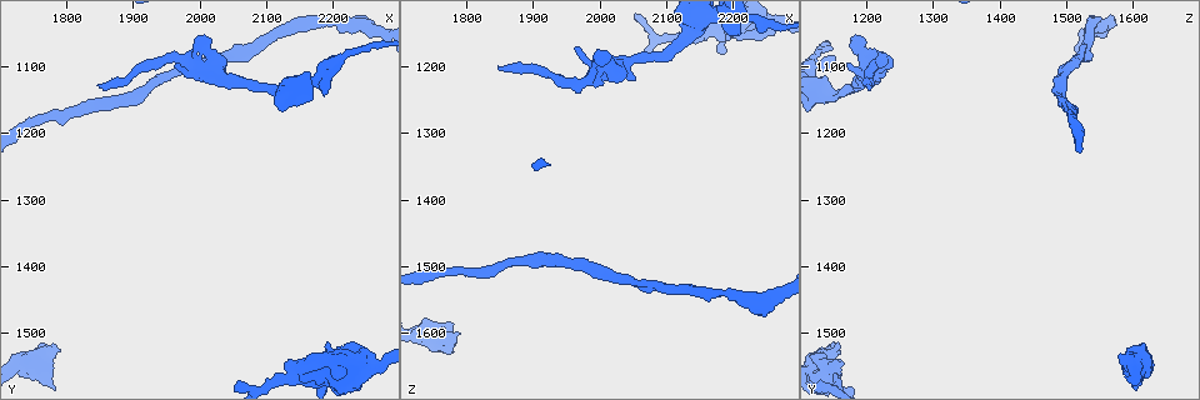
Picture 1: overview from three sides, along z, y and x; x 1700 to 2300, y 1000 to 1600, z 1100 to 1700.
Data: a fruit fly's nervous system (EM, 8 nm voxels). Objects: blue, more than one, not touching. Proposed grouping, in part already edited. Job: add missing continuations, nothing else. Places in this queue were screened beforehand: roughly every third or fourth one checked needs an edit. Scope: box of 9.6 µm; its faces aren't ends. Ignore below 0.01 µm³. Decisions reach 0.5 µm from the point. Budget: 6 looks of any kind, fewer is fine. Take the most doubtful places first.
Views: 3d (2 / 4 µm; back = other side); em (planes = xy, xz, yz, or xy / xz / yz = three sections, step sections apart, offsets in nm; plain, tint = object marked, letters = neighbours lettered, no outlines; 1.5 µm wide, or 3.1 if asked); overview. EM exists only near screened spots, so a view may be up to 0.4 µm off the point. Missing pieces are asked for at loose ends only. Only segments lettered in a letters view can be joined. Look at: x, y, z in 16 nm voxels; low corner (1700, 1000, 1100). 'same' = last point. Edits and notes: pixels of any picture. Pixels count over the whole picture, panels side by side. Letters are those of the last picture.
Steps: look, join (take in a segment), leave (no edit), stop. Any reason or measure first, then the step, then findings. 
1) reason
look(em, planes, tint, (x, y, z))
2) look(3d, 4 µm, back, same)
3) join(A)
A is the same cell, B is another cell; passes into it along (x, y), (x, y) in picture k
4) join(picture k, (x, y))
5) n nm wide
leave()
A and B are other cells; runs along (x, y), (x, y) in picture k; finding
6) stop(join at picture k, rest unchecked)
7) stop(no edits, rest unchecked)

branch stops here
look(3d, 4 µm, back, (1850, 1130, 1205))

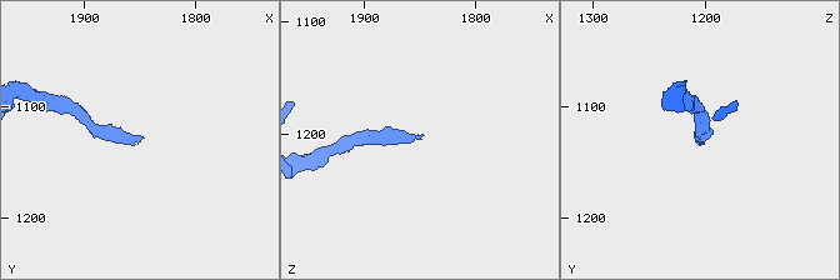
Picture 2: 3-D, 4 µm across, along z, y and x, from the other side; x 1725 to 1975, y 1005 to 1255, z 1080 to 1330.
now the EM
look(em, xy, step 8, letters, (1848, 1128, 1198))

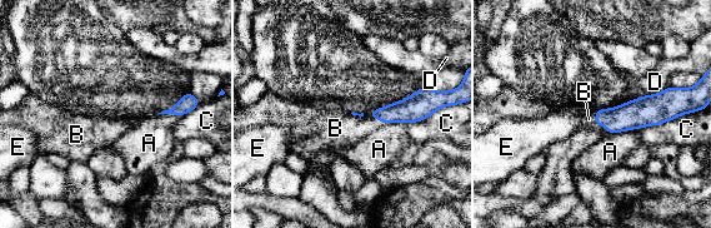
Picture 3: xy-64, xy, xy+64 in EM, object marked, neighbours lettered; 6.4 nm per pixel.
look(em, planes, letters, same)

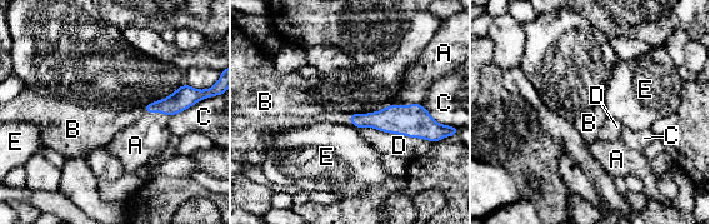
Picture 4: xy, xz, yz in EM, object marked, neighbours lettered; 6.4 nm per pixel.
join(B)
B is the same cell, A, C, D and E are other cells; passes into it along (388, 120), (349, 117), (311, 106) in picture 4; the neuron continues

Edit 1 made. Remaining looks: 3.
thick end
look(em, planes, letters, (2195, 1510, 1155))

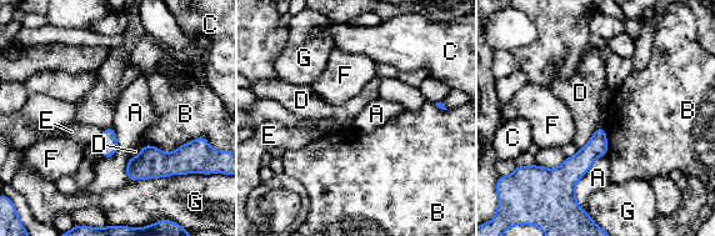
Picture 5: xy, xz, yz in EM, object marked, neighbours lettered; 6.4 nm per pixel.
B touches over 380 nm
leave()
A, B, C, D, E, F and G are other cells; no lettered segment goes on from it

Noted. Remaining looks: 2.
an open end
look(em, planes, plain, (2200, 1080, 1150))

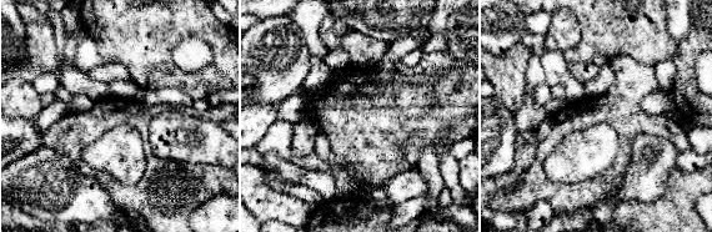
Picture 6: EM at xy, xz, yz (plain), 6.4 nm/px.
what lies round it
look(em, planes, letters, same)

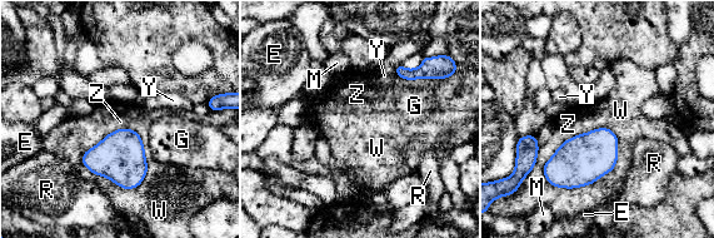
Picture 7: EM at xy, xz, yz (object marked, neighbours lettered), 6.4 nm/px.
140 nm wide
leave()
E, G, M, R, W, Y and Z are other cells; border along (542, 168), (553, 186), (595, 182) in picture 7; no lettered segment goes on from it

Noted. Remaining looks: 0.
stop(join at picture 4, rest unchecked)

